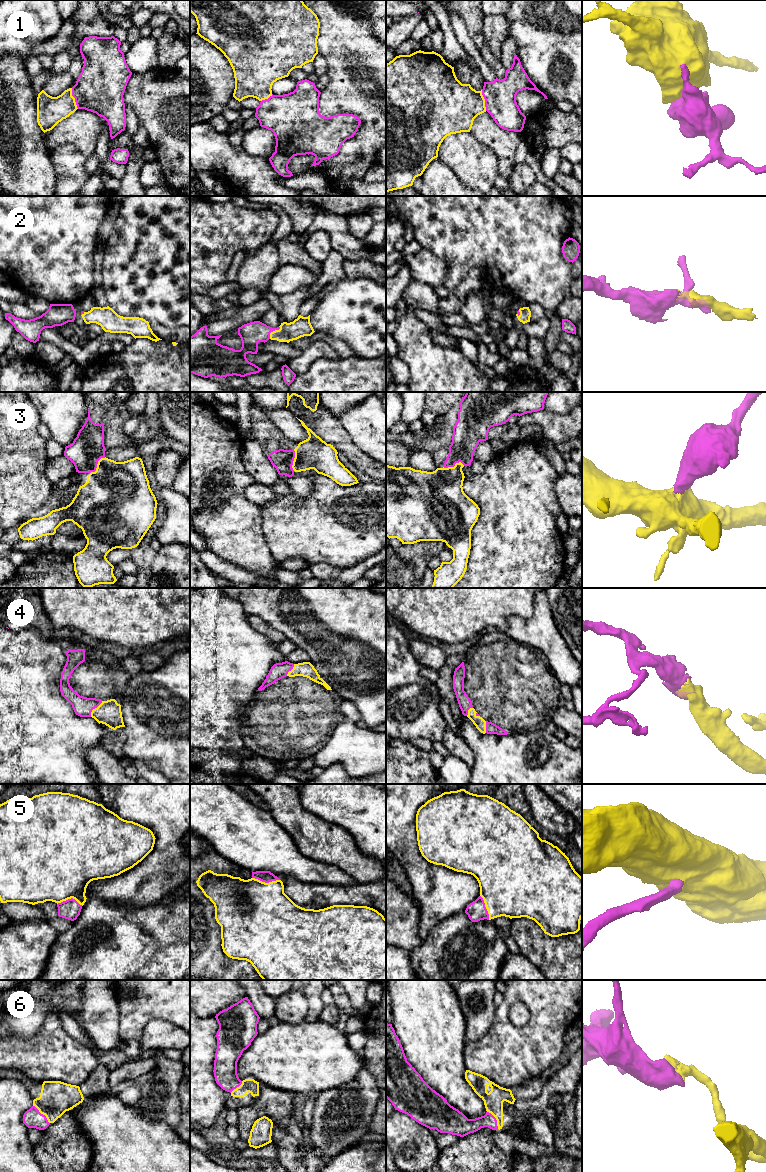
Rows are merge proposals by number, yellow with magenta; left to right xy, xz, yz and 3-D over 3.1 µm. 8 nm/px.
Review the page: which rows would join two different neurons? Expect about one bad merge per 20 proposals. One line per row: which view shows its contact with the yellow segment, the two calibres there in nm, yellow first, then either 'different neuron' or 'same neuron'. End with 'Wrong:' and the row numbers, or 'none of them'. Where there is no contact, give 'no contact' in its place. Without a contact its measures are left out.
1: contact in xy; calibres 220 and 380 nm; different neuron
2: contact in xz; calibres 160 and 180 nm; same neuron
3: contact in xz; calibres 260 and 170 nm; same neuron
4: contact in xy; calibres 190 and 160 nm; same neuron
5: contact in xz; calibres 500 and 100 nm; same neuron
6: contact in xy; calibres 260 and 160 nm; same neuron
Wrong: 1

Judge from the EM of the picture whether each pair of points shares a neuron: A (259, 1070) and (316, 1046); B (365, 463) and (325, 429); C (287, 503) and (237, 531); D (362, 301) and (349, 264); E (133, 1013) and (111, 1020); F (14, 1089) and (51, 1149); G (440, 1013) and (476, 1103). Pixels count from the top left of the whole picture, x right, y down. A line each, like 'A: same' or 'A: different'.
A: same
B: same
C: different
D: different
E: different
F: different
G: same

